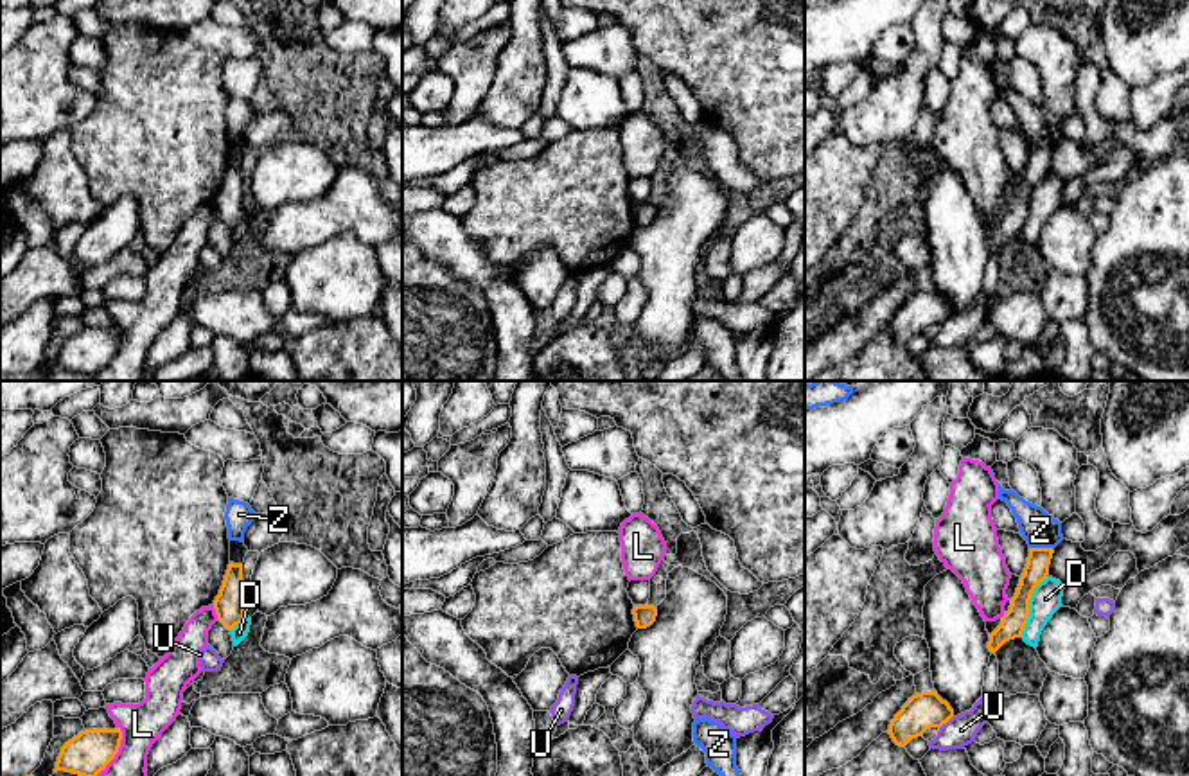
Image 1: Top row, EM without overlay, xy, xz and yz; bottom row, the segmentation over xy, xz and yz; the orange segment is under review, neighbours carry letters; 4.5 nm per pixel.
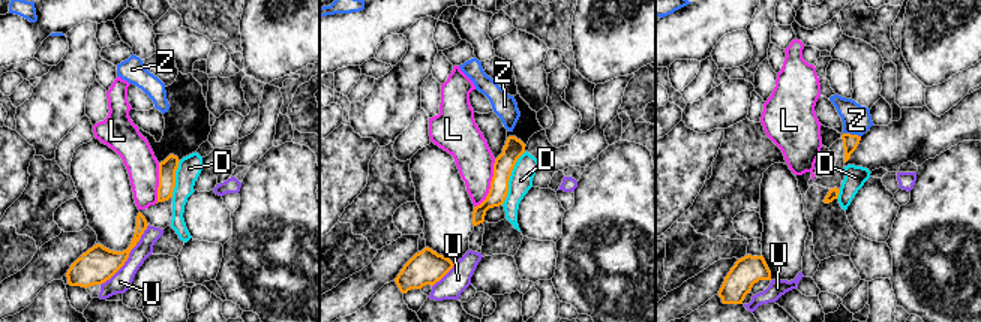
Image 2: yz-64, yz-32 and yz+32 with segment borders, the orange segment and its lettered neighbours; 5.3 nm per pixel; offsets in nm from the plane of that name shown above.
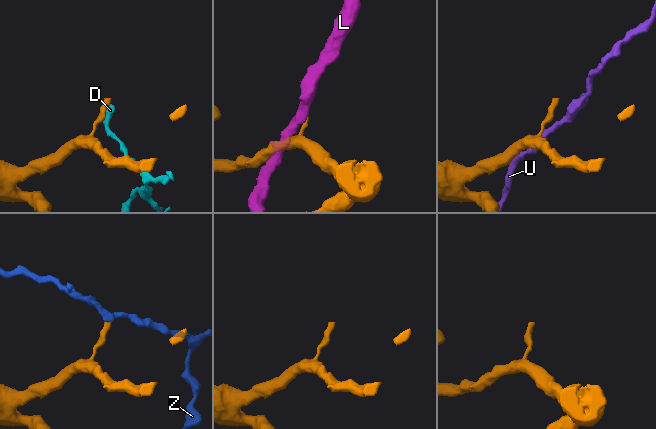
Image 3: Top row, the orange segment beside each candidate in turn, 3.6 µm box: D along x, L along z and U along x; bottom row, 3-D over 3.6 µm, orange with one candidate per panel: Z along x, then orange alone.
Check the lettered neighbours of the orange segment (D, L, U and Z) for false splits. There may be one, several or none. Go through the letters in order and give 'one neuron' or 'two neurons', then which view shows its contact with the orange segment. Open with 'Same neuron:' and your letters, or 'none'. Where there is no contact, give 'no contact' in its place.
Same neuron: none
D: two neurons | yz
L: two neurons | xy
U: two neurons | yz
Z: two neurons | yz

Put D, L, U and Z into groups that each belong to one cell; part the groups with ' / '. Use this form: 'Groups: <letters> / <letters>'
Groups: D / L / U / Z

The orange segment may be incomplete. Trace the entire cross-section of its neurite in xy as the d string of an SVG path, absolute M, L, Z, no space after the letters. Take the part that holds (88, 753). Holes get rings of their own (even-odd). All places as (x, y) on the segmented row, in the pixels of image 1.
M120 728L84 729L61 747L54 772L97 776L119 753L120 740Z

